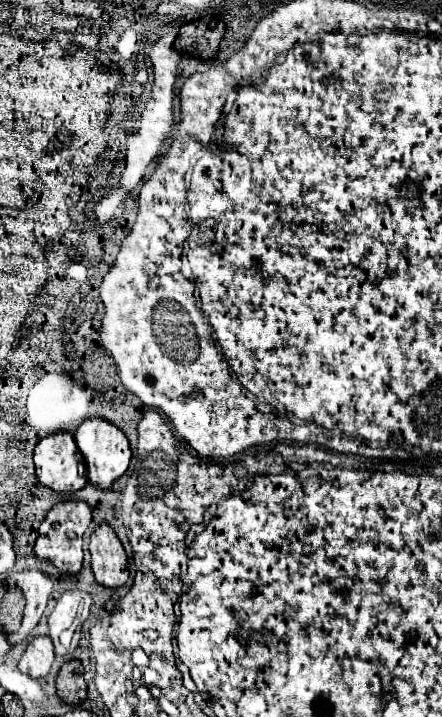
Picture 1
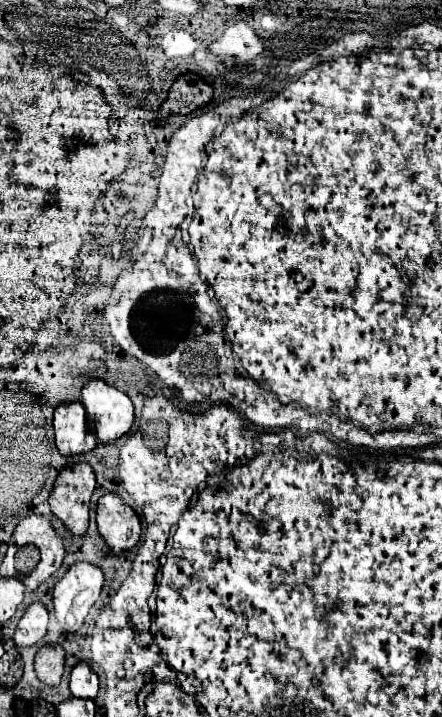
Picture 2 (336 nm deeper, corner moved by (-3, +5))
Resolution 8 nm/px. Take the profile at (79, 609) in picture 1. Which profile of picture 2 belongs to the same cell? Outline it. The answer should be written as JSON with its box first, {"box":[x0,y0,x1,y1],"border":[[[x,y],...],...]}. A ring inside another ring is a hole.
{"box":[54,560,104,630],"border":[[[86,560],[74,562],[54,586],[54,612],[66,630],[78,630],[98,600],[104,584],[102,570]]]}

